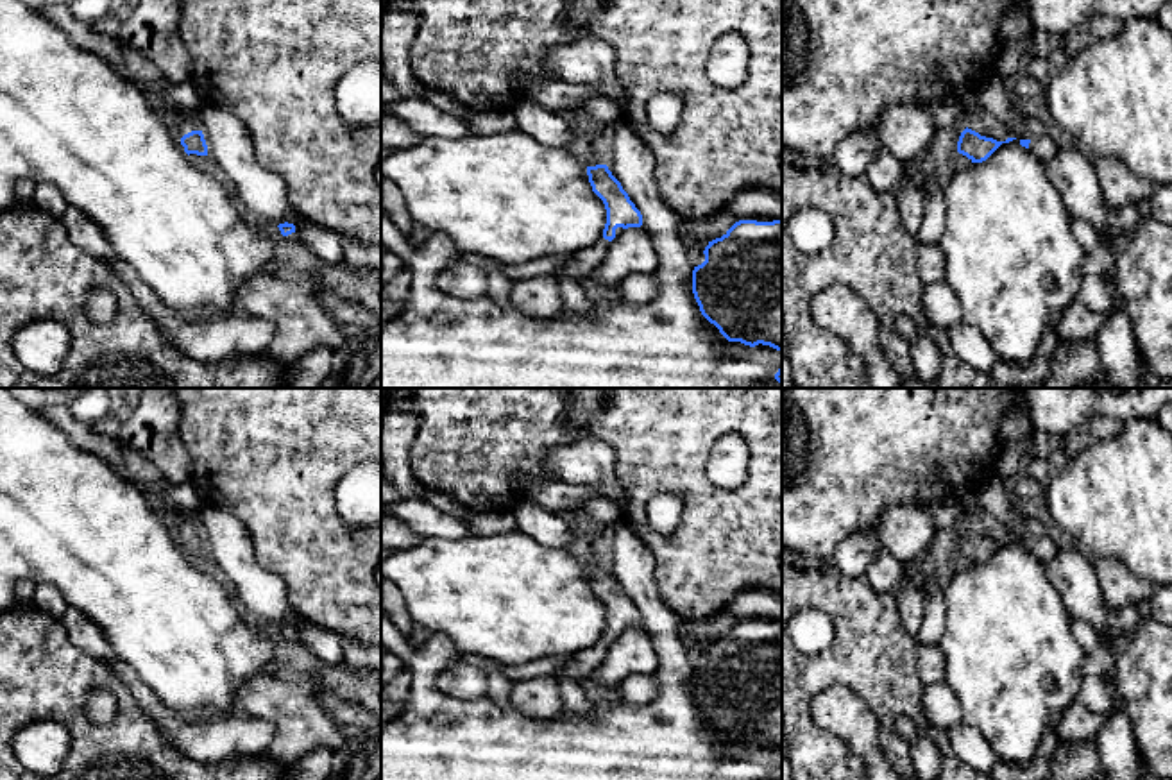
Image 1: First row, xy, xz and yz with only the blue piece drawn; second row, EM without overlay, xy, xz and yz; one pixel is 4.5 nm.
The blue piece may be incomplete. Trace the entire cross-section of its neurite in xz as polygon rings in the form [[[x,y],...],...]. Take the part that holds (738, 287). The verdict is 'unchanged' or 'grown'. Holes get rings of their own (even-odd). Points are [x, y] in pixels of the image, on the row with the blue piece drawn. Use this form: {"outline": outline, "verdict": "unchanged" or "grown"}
{"outline": [[[782,218],[773,222],[739,220],[721,238],[709,242],[705,261],[692,270],[692,293],[701,315],[728,342],[769,345],[782,352]]], "verdict": "unchanged"}

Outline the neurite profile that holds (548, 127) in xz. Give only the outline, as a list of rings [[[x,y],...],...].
[[[522,100],[514,109],[514,116],[517,129],[551,148],[564,148],[578,136],[560,113],[530,100]]]

